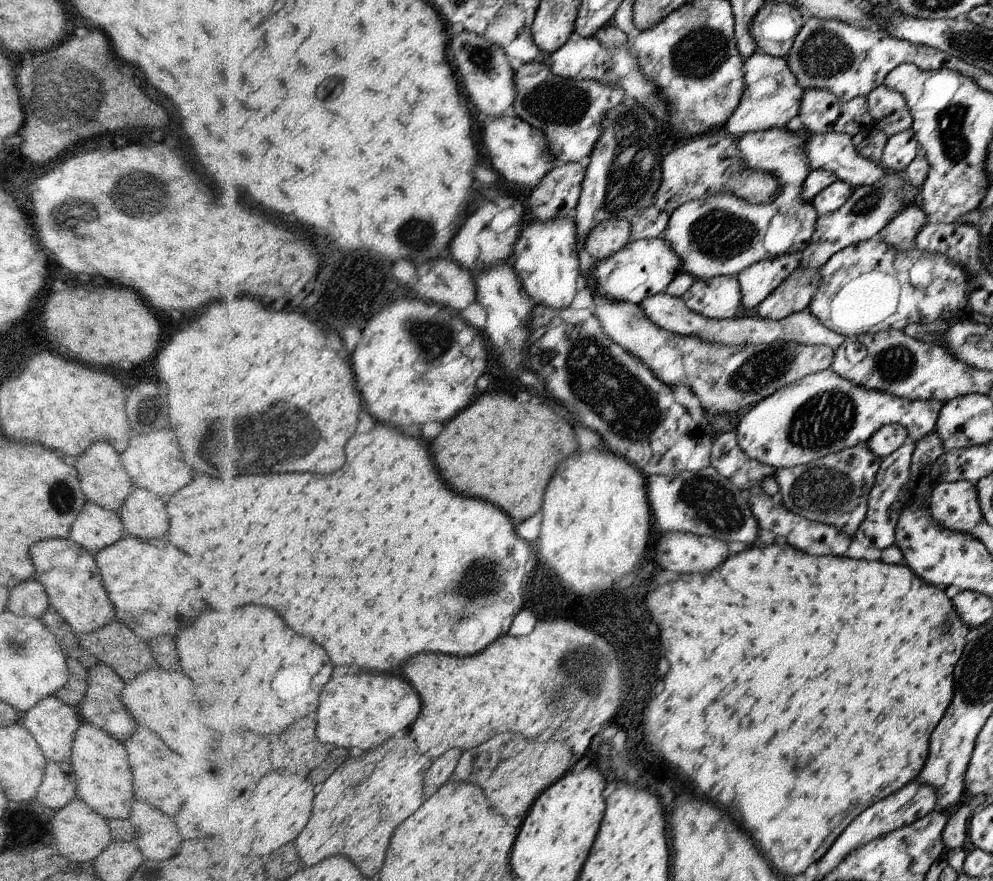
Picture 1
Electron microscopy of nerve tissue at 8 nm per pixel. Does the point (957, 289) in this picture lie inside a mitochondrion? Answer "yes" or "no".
no

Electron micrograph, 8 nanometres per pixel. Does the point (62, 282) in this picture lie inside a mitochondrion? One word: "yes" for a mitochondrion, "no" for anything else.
no

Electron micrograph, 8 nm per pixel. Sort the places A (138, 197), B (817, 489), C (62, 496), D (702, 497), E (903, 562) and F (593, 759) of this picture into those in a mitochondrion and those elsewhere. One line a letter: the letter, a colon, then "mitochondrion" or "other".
A: mitochondrion
B: mitochondrion
C: mitochondrion
D: mitochondrion
E: other
F: other

